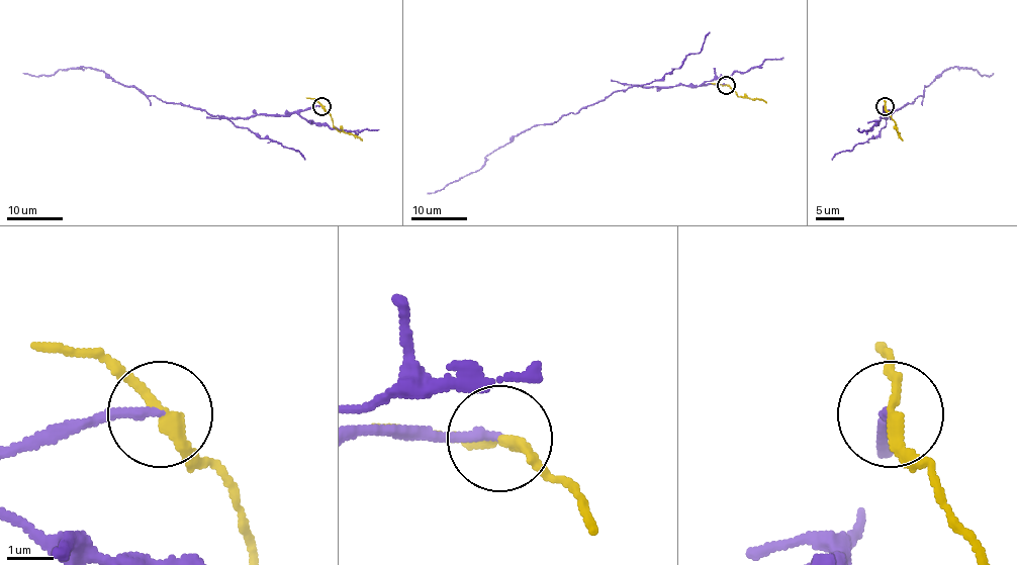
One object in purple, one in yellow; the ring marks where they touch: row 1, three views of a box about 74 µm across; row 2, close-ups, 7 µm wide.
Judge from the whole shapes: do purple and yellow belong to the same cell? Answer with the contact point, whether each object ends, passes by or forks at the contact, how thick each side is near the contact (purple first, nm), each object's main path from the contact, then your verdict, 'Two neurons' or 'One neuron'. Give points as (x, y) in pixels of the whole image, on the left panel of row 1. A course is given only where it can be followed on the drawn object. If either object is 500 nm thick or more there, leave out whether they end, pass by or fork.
Place: (321, 106). At the ring purple ends. At the ring yellow passes by. Thickness 180 nm (purple) against 240 nm. Course of purple: (321, 106), (283, 114), (212, 116), (121, 85), (95, 69), (73, 67), (49, 76), (22, 73). Course of yellow: (321, 106), (334, 125), (341, 131), (355, 134), (362, 140). Two neurons

